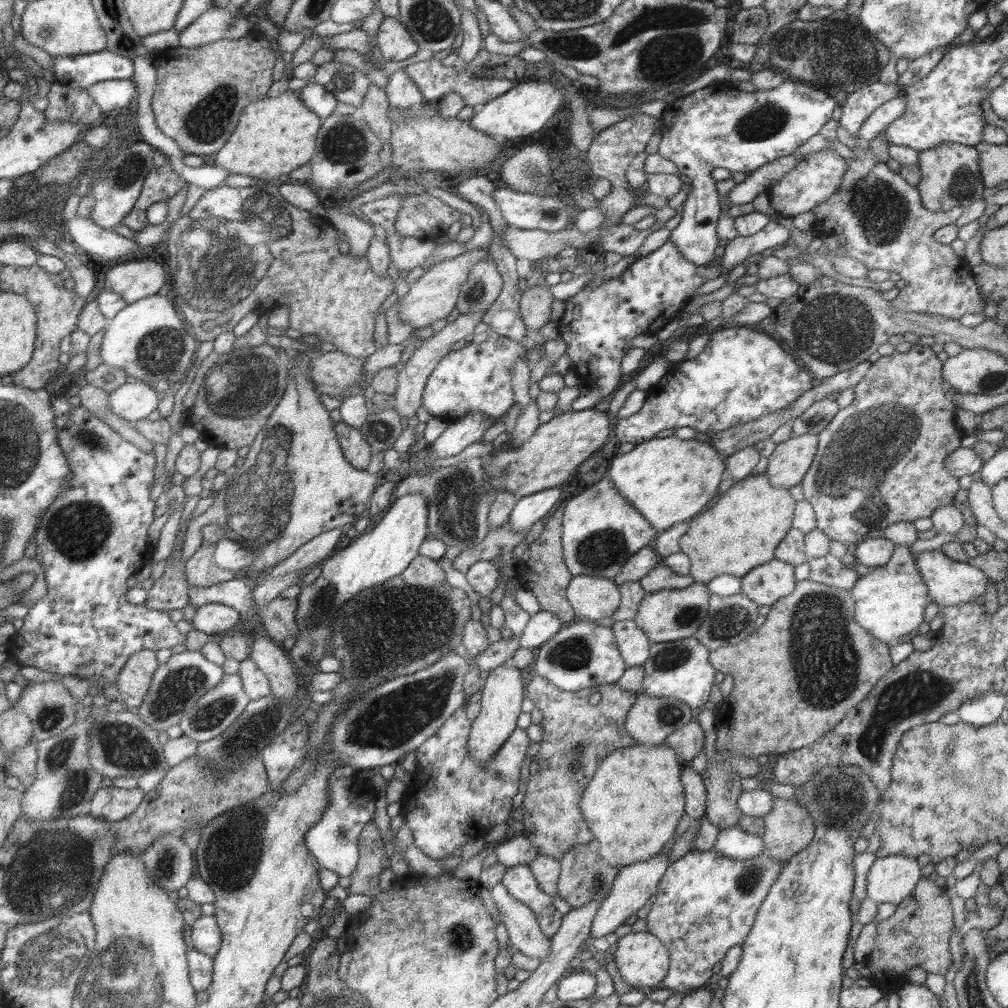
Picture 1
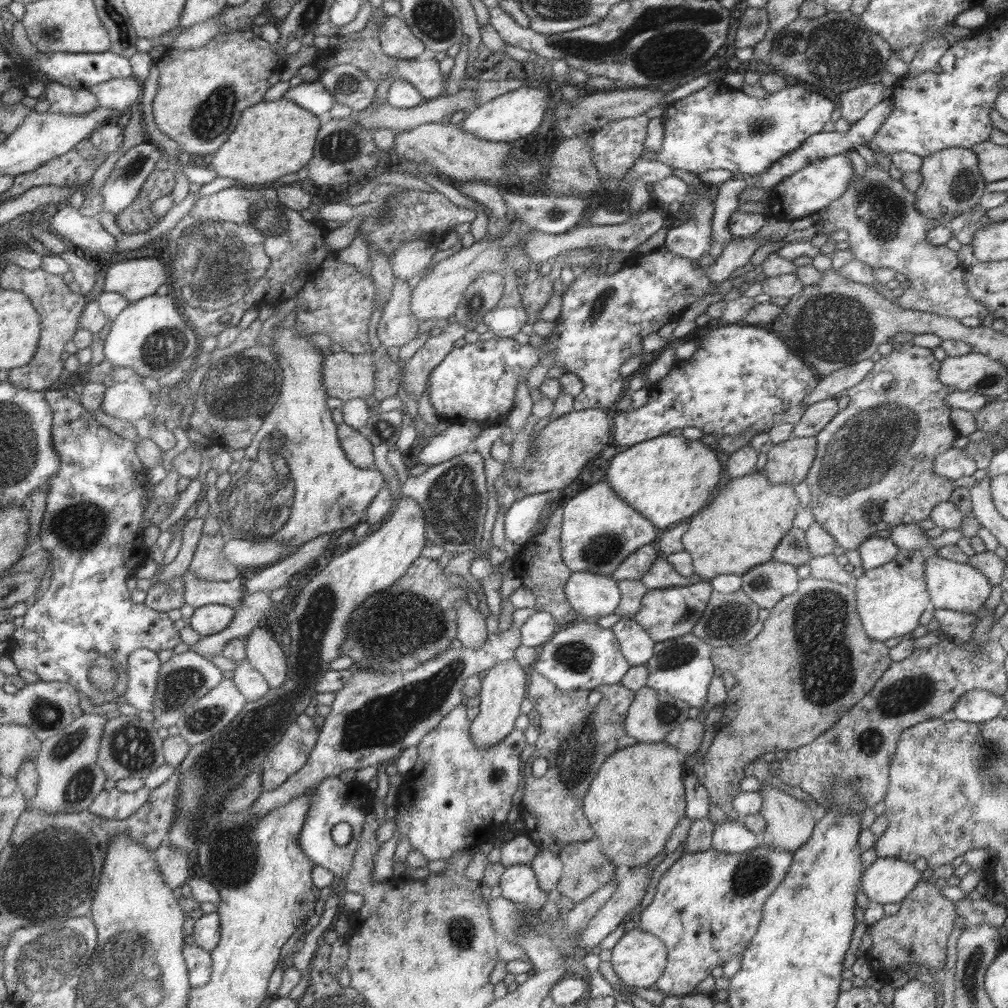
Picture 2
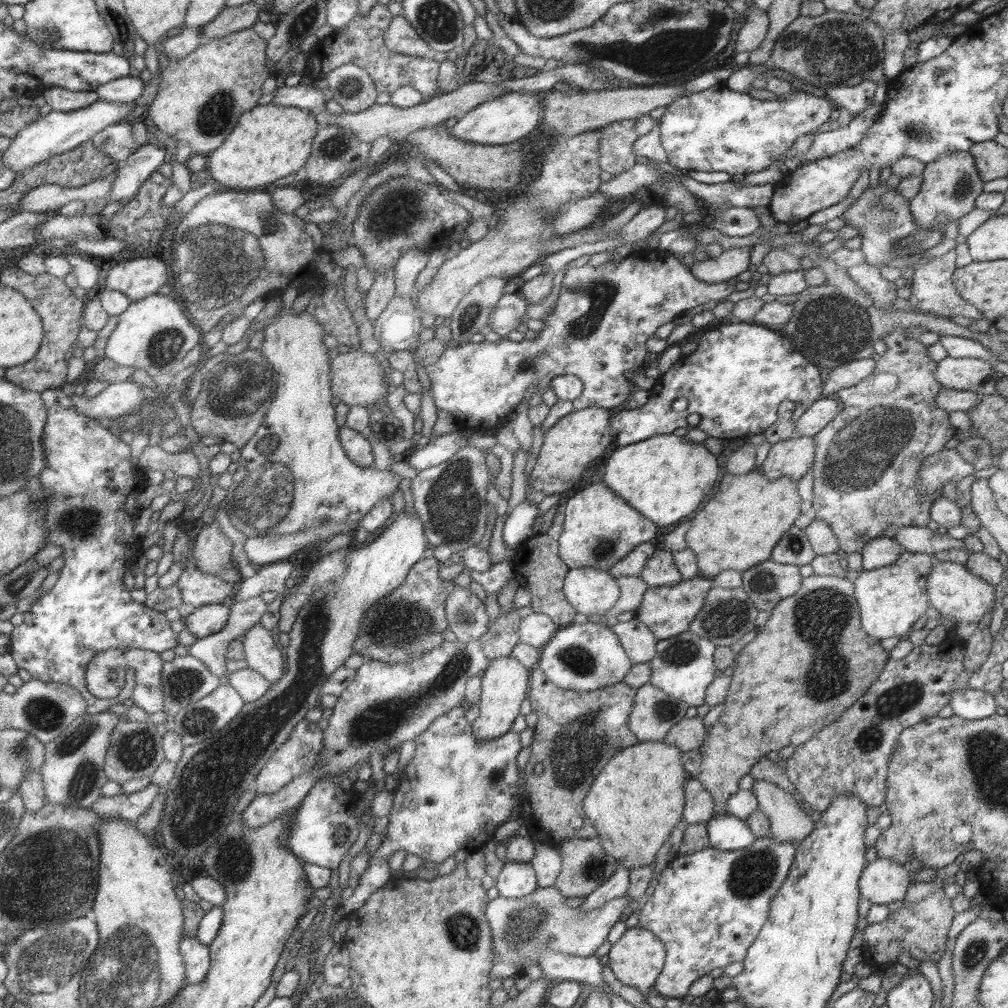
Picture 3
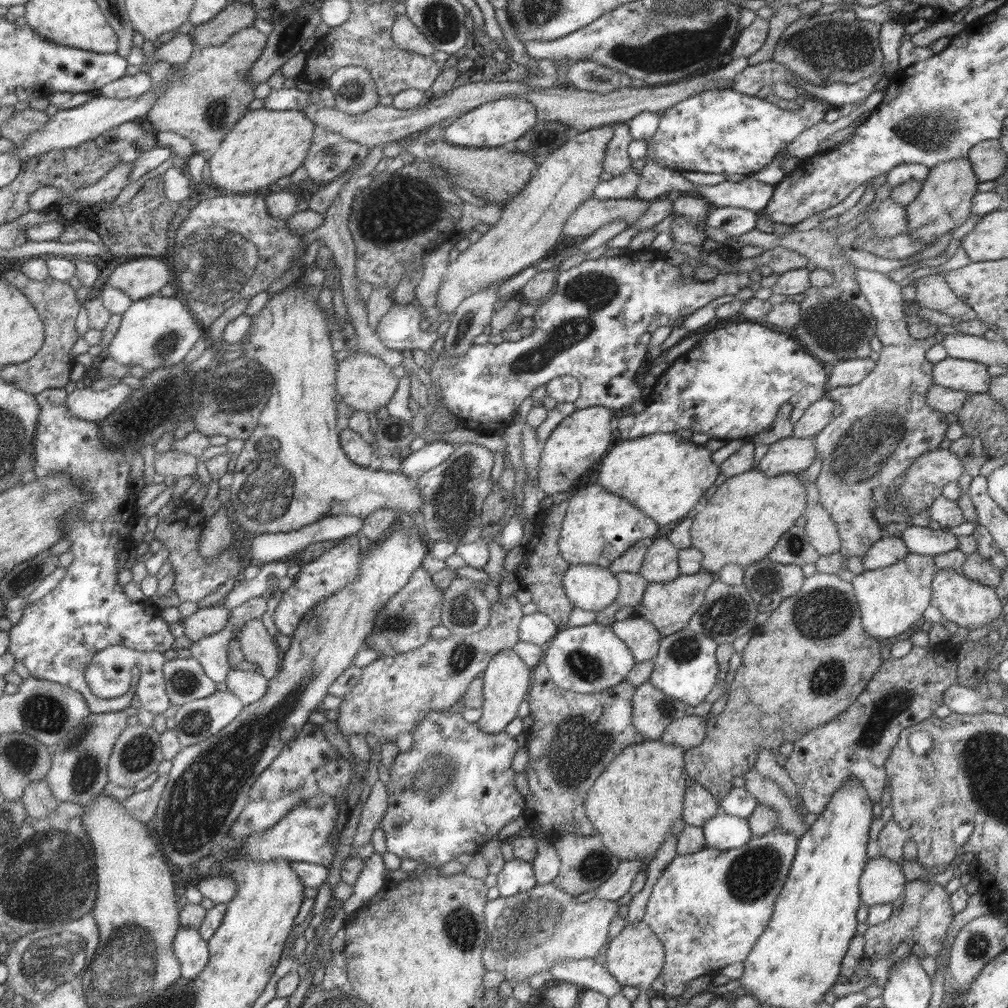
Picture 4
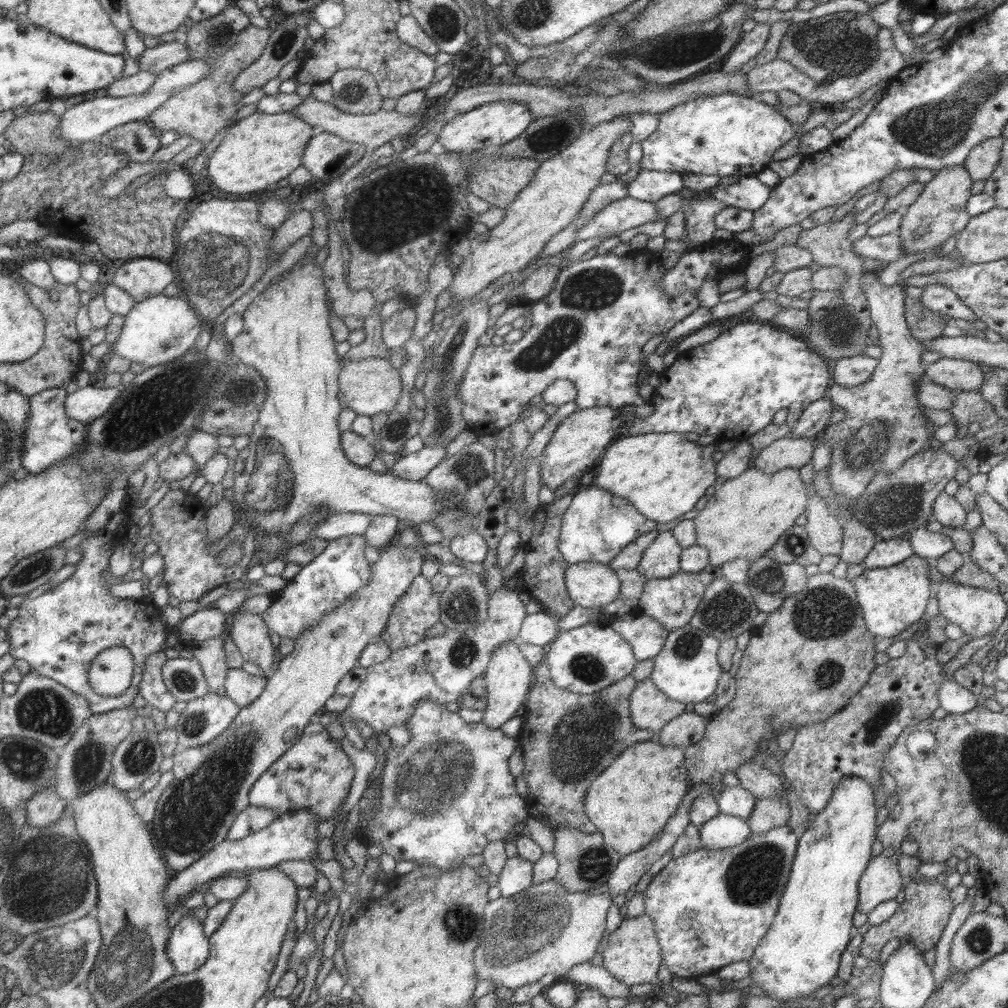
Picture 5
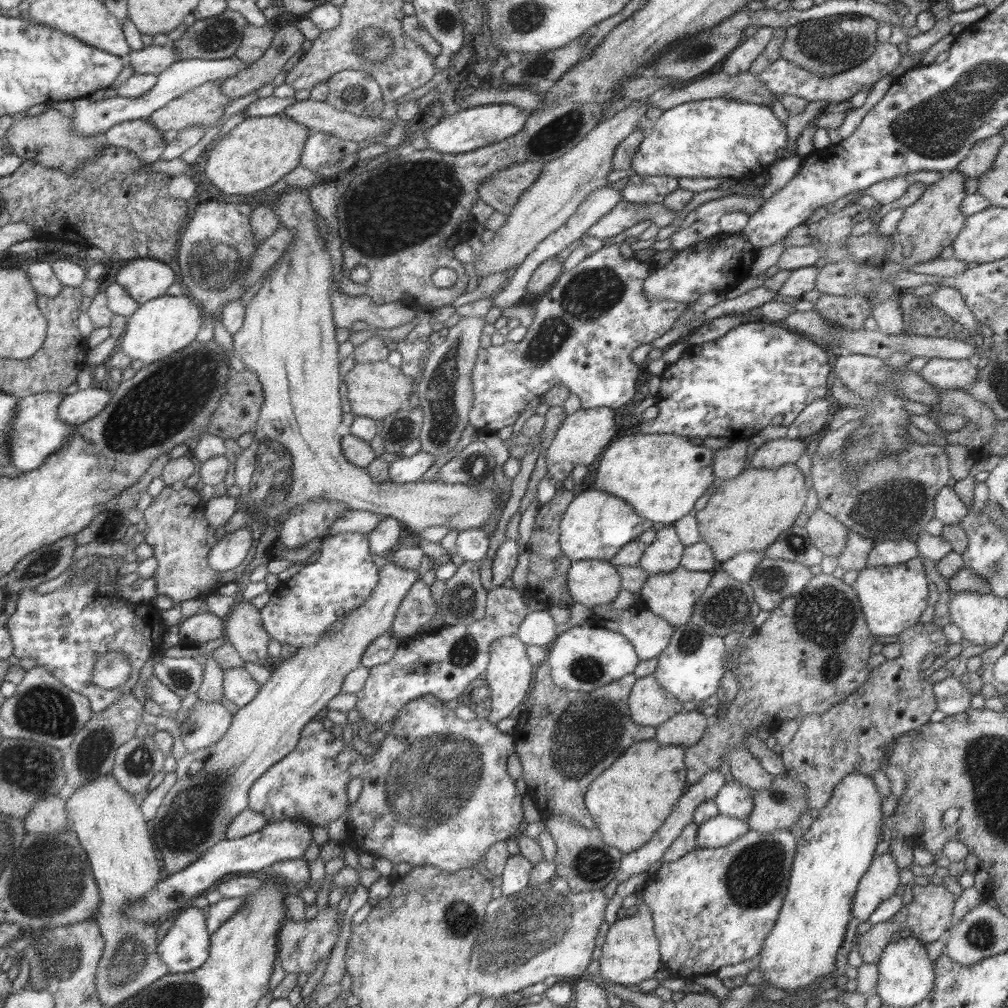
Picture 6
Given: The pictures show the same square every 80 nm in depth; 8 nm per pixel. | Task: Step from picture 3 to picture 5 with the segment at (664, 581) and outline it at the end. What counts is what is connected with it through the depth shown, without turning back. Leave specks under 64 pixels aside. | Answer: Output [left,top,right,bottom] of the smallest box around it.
[635,530,681,579]

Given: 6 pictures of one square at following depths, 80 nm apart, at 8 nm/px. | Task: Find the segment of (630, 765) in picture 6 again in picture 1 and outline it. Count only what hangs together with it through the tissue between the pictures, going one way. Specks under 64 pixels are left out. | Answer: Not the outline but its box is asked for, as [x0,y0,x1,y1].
[579,744,684,870]

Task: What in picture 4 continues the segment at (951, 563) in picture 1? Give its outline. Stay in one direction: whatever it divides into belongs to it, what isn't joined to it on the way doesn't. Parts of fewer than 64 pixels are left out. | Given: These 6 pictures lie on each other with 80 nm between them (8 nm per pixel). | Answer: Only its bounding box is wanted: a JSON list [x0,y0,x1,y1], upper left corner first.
[930,569,1001,631]

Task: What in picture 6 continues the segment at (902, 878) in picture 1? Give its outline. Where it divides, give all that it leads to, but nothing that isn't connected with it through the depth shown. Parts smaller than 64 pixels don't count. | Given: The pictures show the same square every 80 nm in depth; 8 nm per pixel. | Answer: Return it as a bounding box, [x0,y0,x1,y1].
[851,854,899,922]

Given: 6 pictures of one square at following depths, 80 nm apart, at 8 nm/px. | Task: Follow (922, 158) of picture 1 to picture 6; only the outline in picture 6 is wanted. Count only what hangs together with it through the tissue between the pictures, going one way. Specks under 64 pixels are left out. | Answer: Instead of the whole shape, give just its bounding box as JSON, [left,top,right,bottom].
[884,170,966,270]

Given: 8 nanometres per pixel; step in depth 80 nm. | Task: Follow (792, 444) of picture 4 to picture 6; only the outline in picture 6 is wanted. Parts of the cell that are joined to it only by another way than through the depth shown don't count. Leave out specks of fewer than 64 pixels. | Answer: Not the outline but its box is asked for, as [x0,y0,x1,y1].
[749,438,807,469]

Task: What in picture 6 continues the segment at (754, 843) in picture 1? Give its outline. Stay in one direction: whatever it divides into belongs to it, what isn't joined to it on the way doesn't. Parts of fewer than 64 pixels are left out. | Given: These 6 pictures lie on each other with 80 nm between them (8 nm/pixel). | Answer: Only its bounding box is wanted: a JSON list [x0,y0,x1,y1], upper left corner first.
[695,814,747,848]

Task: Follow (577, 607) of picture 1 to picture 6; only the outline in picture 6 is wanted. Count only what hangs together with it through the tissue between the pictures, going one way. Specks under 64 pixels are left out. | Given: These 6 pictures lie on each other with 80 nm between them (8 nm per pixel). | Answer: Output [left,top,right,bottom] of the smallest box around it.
[566,559,621,608]

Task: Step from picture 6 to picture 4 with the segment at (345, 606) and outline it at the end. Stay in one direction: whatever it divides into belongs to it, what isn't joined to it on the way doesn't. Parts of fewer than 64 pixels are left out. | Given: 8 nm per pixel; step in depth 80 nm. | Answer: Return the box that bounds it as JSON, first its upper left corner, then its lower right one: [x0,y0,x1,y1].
[272,535,362,637]

